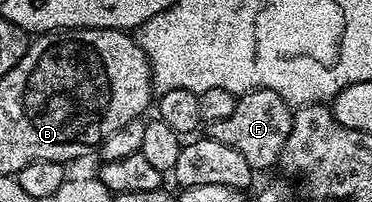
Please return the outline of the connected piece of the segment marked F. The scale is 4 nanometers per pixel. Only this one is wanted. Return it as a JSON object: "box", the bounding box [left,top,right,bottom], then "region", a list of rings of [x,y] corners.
{"box":[209,89,294,169],"region":[[[253,89],[238,97],[236,107],[228,119],[220,119],[209,126],[209,136],[215,141],[232,147],[232,151],[240,151],[244,159],[248,159],[251,169],[274,169],[278,163],[280,151],[284,151],[284,143],[288,143],[288,131],[292,131],[294,113],[292,107],[276,91]]]}

